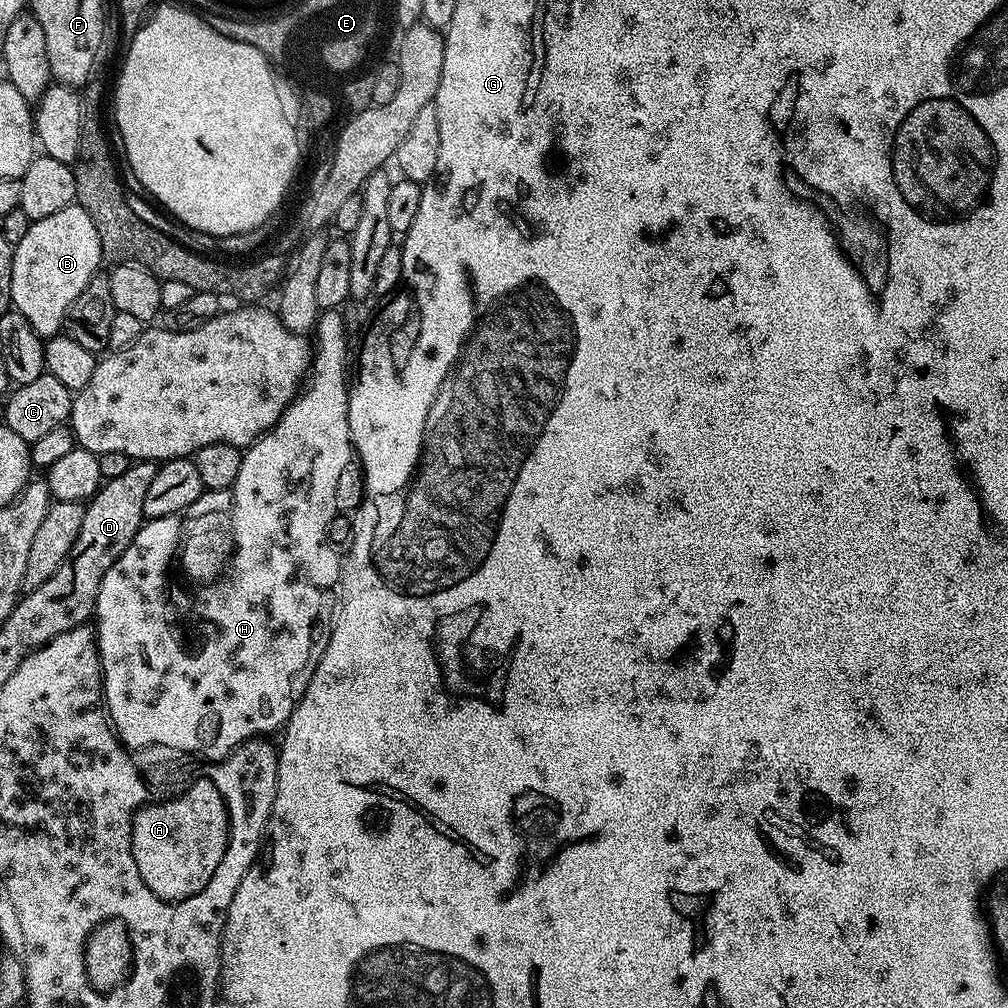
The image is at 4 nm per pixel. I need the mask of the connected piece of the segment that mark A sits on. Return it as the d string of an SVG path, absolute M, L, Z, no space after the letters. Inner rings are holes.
M211 778L205 780L196 780L188 789L181 791L179 794L171 798L162 799L156 808L148 808L140 813L139 820L136 821L136 833L132 841L132 853L134 854L134 862L138 874L142 875L144 866L148 866L148 856L144 856L144 852L154 854L154 858L164 858L168 862L164 862L164 866L160 870L170 872L172 878L168 878L168 884L172 886L164 886L158 890L164 890L168 894L168 902L172 902L172 894L182 894L182 900L190 898L194 894L204 888L206 882L210 882L210 878L216 870L218 870L218 862L222 860L222 853L218 852L218 846L222 850L226 850L230 837L230 808L226 803L223 794L218 790L218 786L214 784ZM194 822L214 822L214 832L186 832L186 824L194 824ZM204 836L212 836L222 838L222 842L214 842L214 846L200 842L206 840ZM176 844L184 844L184 846L176 846ZM178 848L198 848L196 852L180 852ZM190 856L190 860L188 860Z

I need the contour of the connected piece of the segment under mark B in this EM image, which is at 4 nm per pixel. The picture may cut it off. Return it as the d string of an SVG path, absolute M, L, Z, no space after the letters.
M73 202L50 214L50 218L33 220L30 230L26 230L26 238L14 246L12 253L13 309L20 312L42 338L57 335L65 327L66 317L71 313L78 294L82 294L90 278L97 275L99 264L102 264L102 253L98 230L94 230L94 222L90 222L90 214L86 214L81 204Z

